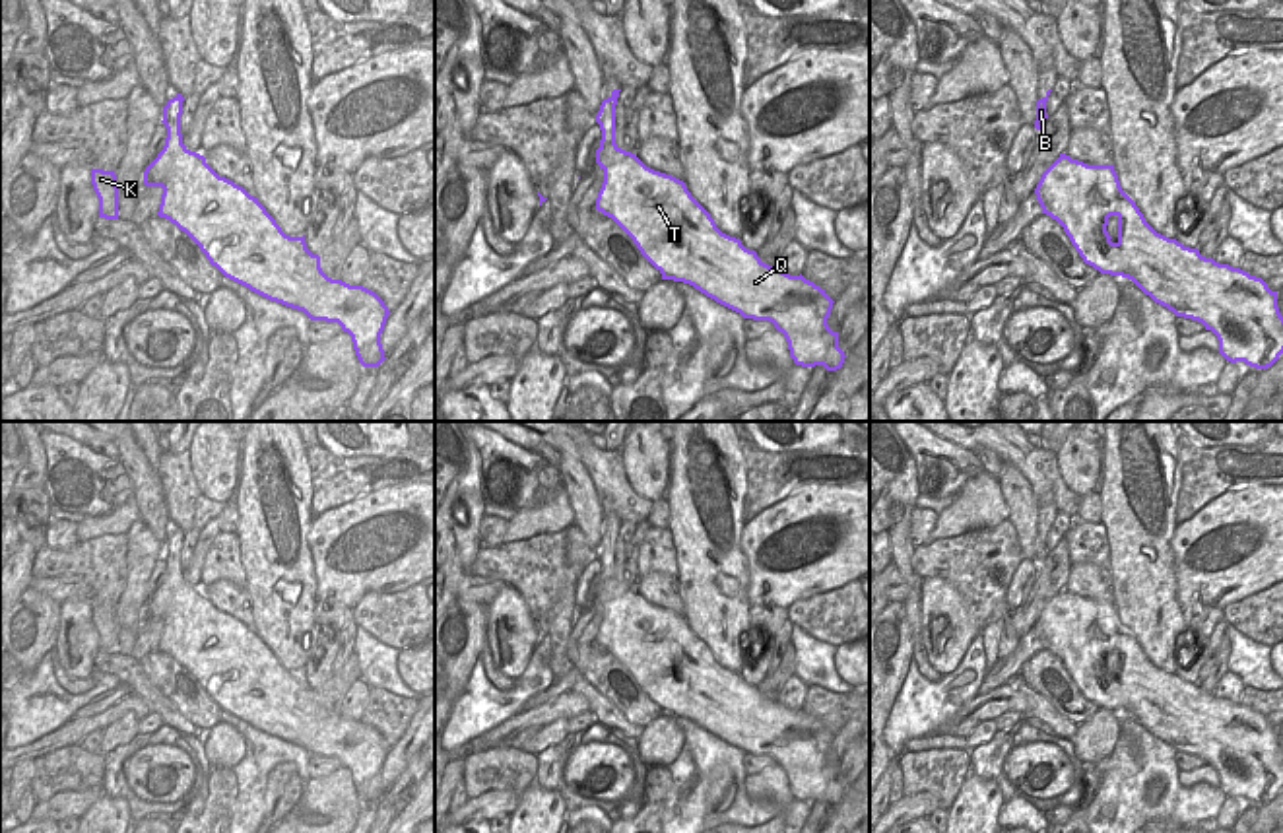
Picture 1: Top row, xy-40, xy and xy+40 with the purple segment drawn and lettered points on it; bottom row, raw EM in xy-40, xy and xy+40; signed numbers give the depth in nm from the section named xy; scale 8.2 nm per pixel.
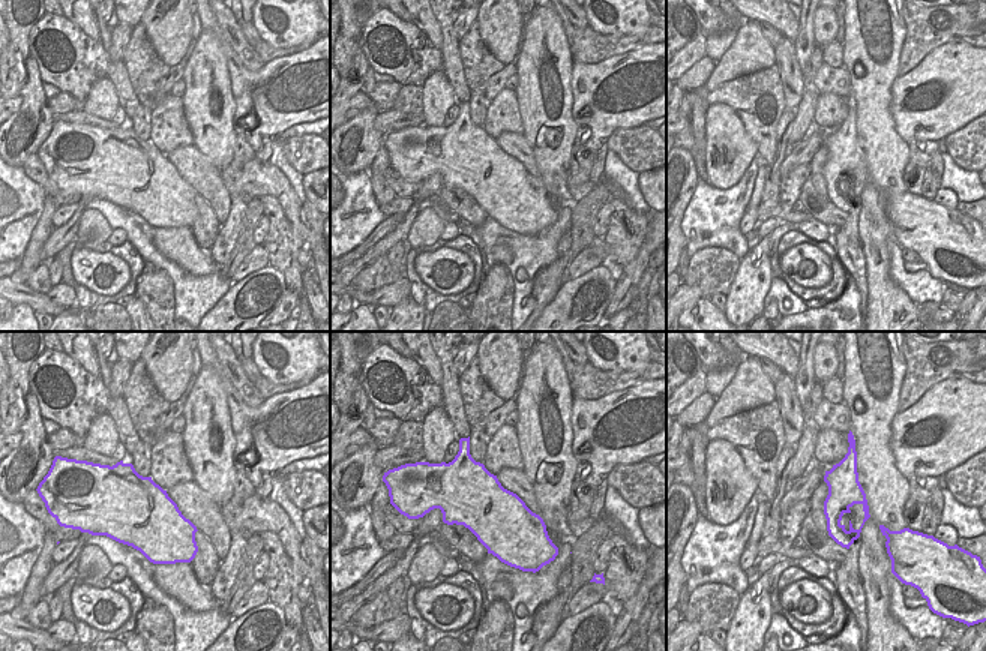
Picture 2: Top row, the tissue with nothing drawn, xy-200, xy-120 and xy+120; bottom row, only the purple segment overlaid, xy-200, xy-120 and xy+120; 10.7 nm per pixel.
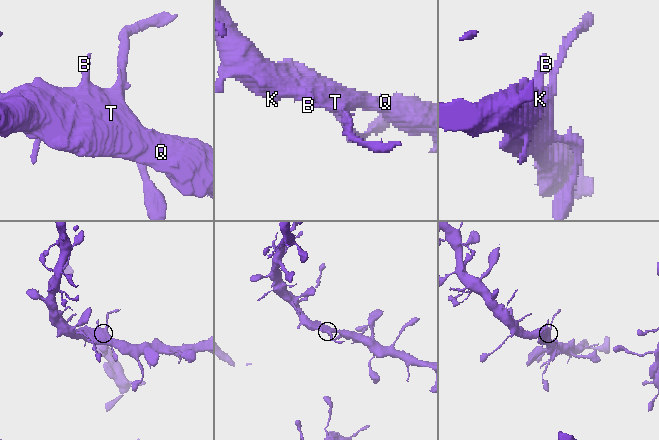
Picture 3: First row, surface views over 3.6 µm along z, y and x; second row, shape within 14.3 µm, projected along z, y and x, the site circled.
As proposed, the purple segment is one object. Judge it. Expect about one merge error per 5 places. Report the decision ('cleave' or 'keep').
keep

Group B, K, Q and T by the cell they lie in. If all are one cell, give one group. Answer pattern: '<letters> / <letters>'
B K Q T

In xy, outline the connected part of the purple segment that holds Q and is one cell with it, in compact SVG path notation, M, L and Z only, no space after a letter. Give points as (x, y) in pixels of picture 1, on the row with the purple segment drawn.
M619 91L596 115L602 130L596 163L604 171L596 210L633 239L662 280L689 283L743 318L773 322L796 365L840 369L846 355L839 332L827 324L835 301L802 274L765 264L740 239L722 233L683 181L621 150L615 144Z

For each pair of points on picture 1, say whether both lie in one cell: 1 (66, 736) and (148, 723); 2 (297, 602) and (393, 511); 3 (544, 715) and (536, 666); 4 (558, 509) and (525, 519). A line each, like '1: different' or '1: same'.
1: different
2: different
3: different
4: same

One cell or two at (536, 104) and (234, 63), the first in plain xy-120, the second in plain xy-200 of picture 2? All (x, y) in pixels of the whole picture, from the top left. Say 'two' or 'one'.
two

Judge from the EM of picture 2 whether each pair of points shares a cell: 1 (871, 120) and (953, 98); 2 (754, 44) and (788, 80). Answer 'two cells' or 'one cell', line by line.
1: two cells
2: two cells

